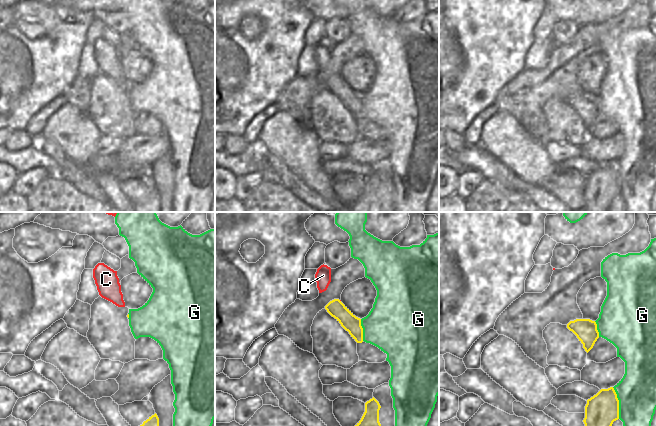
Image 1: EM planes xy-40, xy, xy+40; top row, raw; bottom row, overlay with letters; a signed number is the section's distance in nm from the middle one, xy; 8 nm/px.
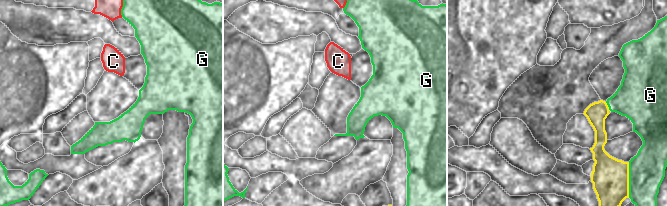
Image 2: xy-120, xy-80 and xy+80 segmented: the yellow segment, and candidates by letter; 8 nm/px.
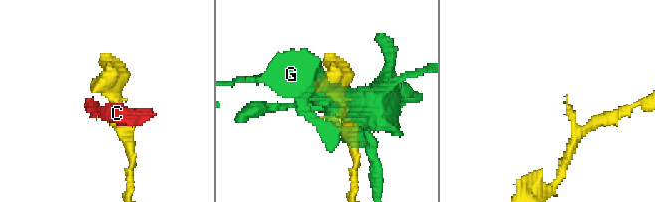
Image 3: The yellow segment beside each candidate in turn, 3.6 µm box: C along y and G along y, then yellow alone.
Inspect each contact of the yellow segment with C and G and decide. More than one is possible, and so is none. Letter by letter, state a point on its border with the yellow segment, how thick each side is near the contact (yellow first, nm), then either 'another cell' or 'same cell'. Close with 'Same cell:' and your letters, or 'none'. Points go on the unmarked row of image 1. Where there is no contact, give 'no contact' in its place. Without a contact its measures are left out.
C: no contact | same cell
G: xy+40 (618, 179) | 260/320 nm | another cell
Same cell: C

